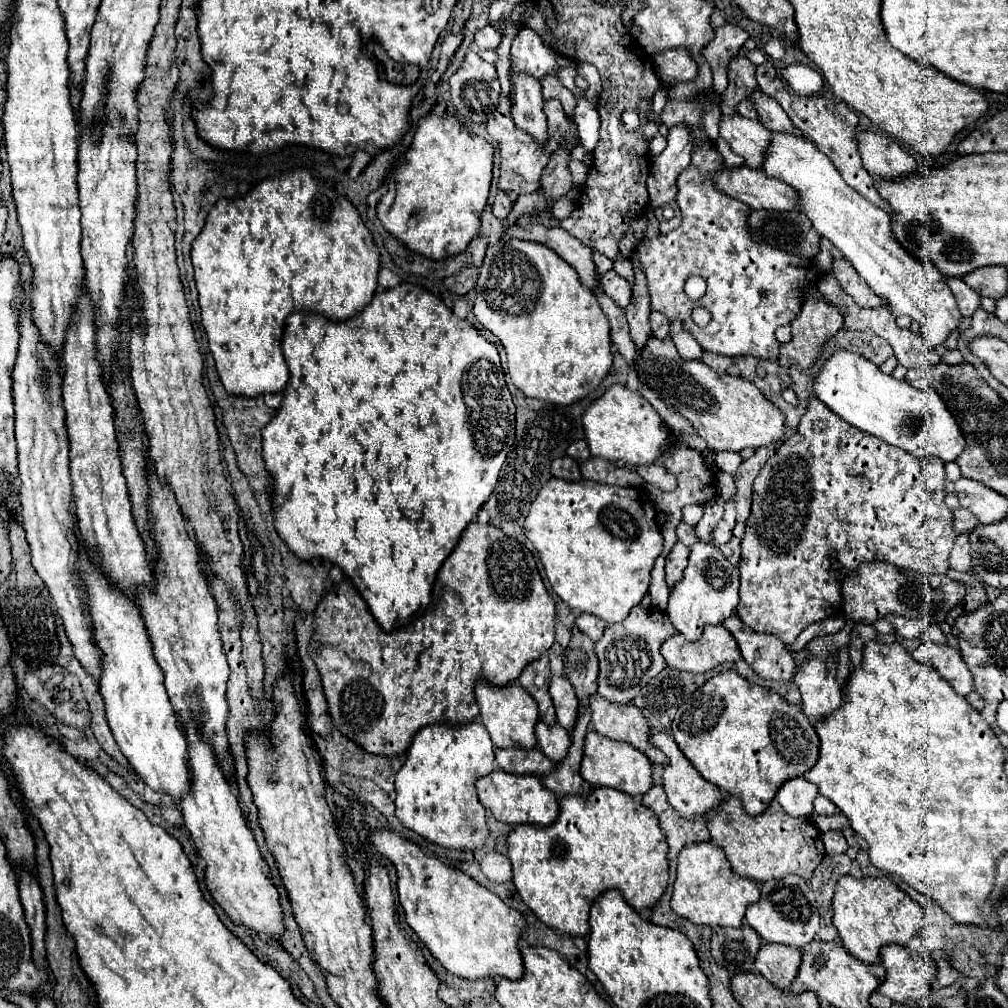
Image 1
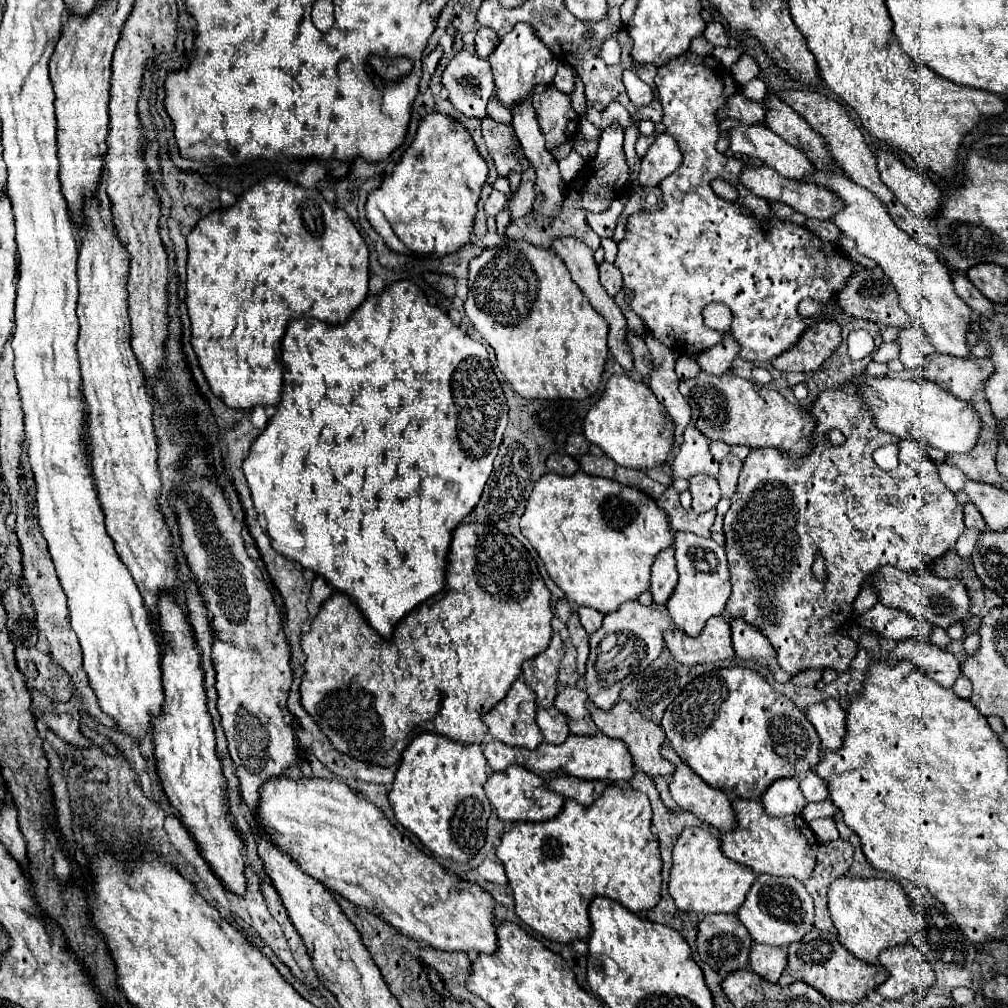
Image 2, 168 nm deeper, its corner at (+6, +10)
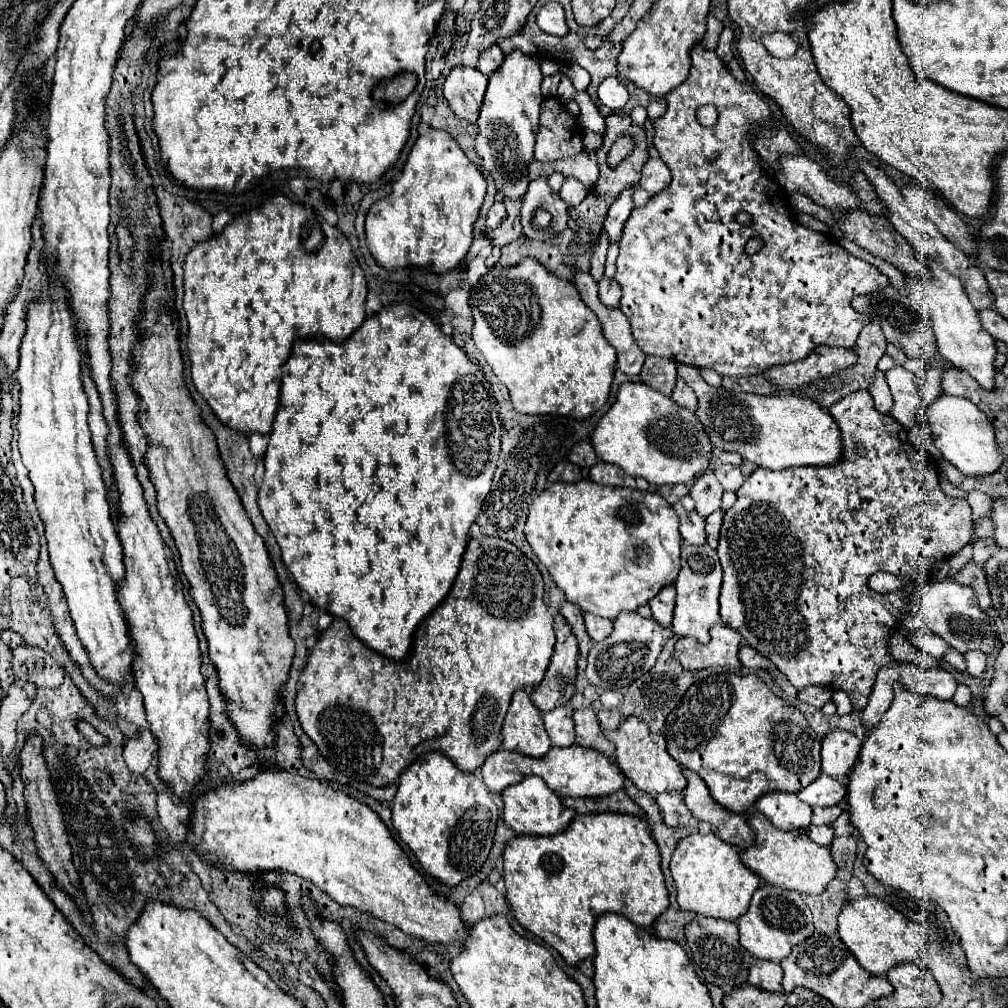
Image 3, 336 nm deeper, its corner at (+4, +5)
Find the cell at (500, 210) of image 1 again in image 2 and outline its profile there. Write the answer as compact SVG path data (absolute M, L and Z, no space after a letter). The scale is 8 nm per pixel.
M492 189L492 193L490 193L490 197L486 199L486 203L484 203L484 211L486 211L486 215L496 215L502 207L504 207L504 203L508 201L508 197L504 195L504 193L500 193L500 191L496 191L496 189Z

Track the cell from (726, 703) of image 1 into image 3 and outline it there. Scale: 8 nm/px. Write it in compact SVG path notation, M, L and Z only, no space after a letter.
M710 674L706 680L702 682L696 682L692 684L686 694L682 696L682 702L668 714L666 718L666 724L662 728L662 734L666 736L666 748L670 752L670 756L680 762L684 768L688 770L694 770L708 786L712 798L724 806L726 810L734 812L734 814L742 814L746 812L762 794L768 794L768 792L774 792L774 790L782 790L782 792L800 792L802 788L806 788L808 784L812 784L818 776L820 776L820 744L822 744L822 738L808 726L804 714L794 708L792 704L788 704L786 700L778 698L756 674L750 674L750 676L738 676L738 674Z

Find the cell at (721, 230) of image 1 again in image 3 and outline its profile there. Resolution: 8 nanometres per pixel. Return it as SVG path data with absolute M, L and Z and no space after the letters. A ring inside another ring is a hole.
M696 44L690 50L690 60L692 60L692 66L690 66L688 78L666 96L668 110L666 110L664 116L654 120L654 132L656 132L654 134L654 146L656 146L660 158L664 160L664 164L670 168L672 182L670 182L668 188L654 194L646 206L632 210L630 218L626 220L624 236L620 240L620 252L618 252L618 258L616 258L616 278L614 280L618 282L618 286L622 290L620 310L624 312L624 316L628 318L628 322L632 326L632 336L634 336L636 344L648 356L664 356L664 358L670 358L670 360L680 362L680 364L688 364L688 366L696 366L696 368L704 368L704 370L714 370L720 376L736 376L736 378L738 376L762 374L766 368L770 368L774 364L794 362L798 358L808 356L816 346L854 348L856 338L858 338L862 326L866 326L870 322L870 316L856 312L850 302L852 302L854 296L870 294L870 292L878 292L878 290L886 288L890 284L888 278L876 266L848 254L830 236L826 236L822 232L814 232L810 228L804 228L802 224L796 222L794 214L786 208L782 186L778 186L778 182L772 176L766 174L766 170L758 162L758 152L754 150L754 146L750 146L750 126L754 126L754 122L770 122L770 118L772 118L768 104L752 90L752 86L748 82L736 80L730 74L728 66L714 54L714 50L706 50L702 44ZM704 104L714 104L718 108L718 122L714 126L710 126L710 128L702 126L696 120L696 110L698 110L698 106L704 106ZM738 212L748 212L752 216L752 224L750 226L738 224L736 222ZM750 238L760 238L764 242L762 250L752 254L752 256L748 256L746 250L742 250L742 246L746 246L746 242Z

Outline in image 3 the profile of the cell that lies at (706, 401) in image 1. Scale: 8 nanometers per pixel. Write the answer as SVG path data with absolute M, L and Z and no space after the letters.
M696 368L696 374L678 374L698 396L698 410L696 416L704 424L706 434L710 436L712 444L718 450L726 452L738 452L746 460L768 468L768 470L784 470L792 466L832 466L840 462L842 458L842 434L836 424L836 420L826 412L818 402L796 396L796 394L774 394L774 396L758 396L758 394L734 394L726 392L724 388L712 388L704 382L700 376L700 370Z

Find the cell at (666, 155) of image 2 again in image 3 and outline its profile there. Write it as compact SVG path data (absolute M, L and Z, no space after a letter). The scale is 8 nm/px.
M650 158L642 168L640 186L644 190L648 190L650 194L656 194L656 192L664 190L670 184L670 180L672 180L672 176L670 176L668 166L660 158L656 158L656 160Z

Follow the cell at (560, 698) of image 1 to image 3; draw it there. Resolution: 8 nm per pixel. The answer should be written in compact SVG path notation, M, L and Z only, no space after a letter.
M590 708L576 710L574 712L574 722L576 722L576 744L584 748L594 748L608 756L612 762L616 760L614 756L614 744L602 734L602 728L598 724L596 712Z

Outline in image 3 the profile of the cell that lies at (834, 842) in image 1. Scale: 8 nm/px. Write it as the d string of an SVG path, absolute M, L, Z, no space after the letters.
M810 826L810 828L808 828L808 836L810 836L816 844L830 846L830 844L832 844L832 838L834 838L834 832L832 832L830 826Z

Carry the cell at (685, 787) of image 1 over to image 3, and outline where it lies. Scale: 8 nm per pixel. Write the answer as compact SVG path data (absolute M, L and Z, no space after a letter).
M684 770L688 786L684 788L684 802L694 818L700 822L708 822L718 838L736 846L738 850L746 850L754 844L754 832L748 826L744 814L734 814L722 808L708 792L708 786L702 778L690 770Z

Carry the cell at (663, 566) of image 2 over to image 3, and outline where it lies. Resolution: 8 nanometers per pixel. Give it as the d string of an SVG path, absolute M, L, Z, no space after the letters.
M666 586L664 590L660 590L656 594L656 598L650 602L652 608L652 618L664 626L664 628L672 628L672 610L674 610L674 598L676 598L676 590L674 586Z

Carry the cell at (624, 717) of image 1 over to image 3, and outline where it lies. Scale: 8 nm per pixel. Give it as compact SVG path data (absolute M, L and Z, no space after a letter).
M626 718L616 732L606 732L610 742L616 744L616 764L622 774L640 790L656 796L662 792L682 792L686 788L686 778L682 766L670 758L666 750L666 740L662 734L654 734L640 718Z

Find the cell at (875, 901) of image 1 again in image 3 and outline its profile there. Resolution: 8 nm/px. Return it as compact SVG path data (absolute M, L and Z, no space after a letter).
M874 896L850 900L838 916L838 932L842 942L856 956L858 964L874 976L882 976L898 964L922 960L928 944L928 940L924 938L926 936L924 924L904 918L898 910L894 910L892 906Z

